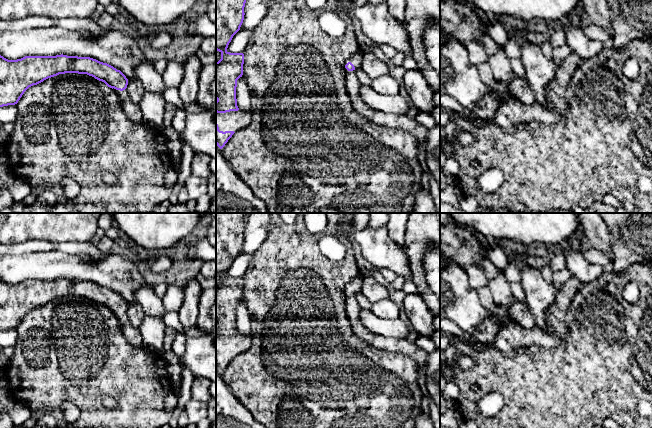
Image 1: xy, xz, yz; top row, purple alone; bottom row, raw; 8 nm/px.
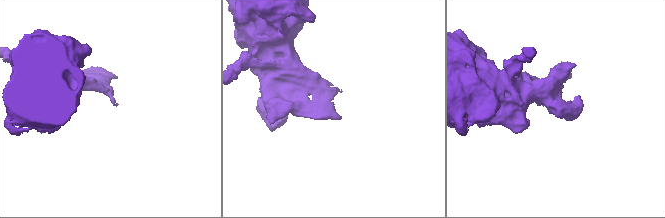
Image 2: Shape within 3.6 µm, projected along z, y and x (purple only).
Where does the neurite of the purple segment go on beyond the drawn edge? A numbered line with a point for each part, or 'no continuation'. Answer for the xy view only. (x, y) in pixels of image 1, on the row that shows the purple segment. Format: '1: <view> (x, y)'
1: xy (132, 110)

